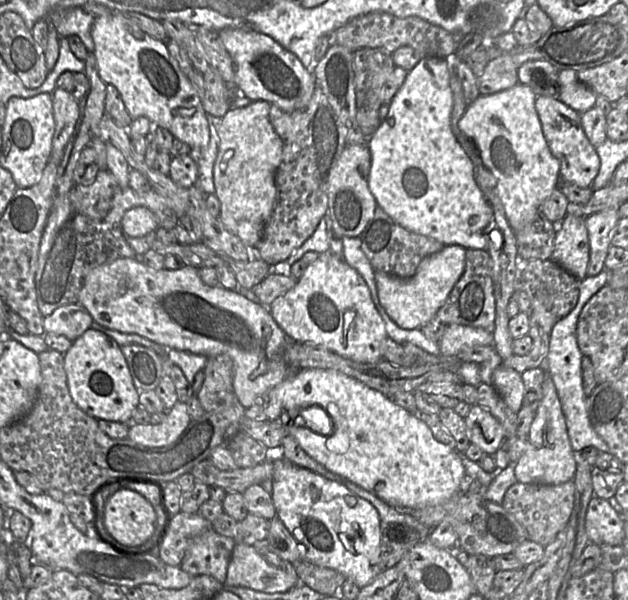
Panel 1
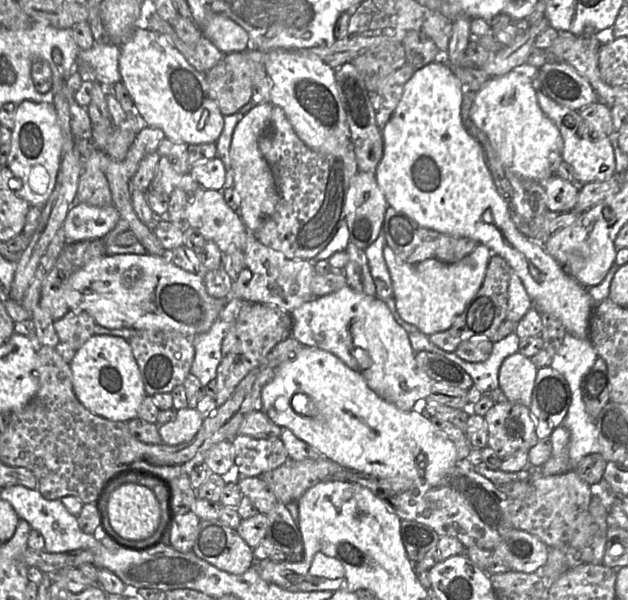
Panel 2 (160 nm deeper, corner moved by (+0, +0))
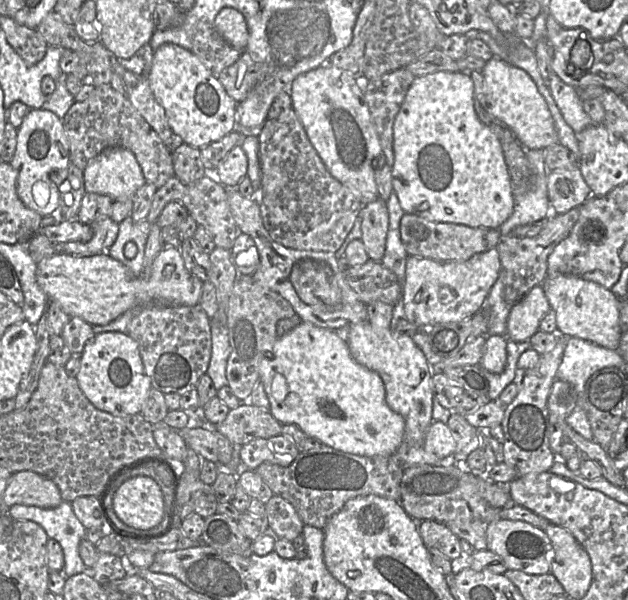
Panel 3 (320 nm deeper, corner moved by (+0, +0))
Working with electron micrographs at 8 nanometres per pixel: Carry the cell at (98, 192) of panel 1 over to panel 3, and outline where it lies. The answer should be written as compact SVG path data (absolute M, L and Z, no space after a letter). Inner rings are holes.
M106 217L95 220L90 226L93 230L93 237L89 242L67 242L58 246L58 252L84 257L108 254L110 247L116 240L119 224L110 217Z

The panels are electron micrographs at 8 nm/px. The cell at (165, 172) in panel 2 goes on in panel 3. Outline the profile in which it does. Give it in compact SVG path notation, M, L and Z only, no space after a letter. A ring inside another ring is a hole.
M173 176L156 190L146 220L150 224L155 223L163 208L172 201L181 203L187 209L197 225L202 226L211 236L216 247L227 250L232 248L240 231L231 214L224 185L207 177L202 177L192 184L183 184Z

